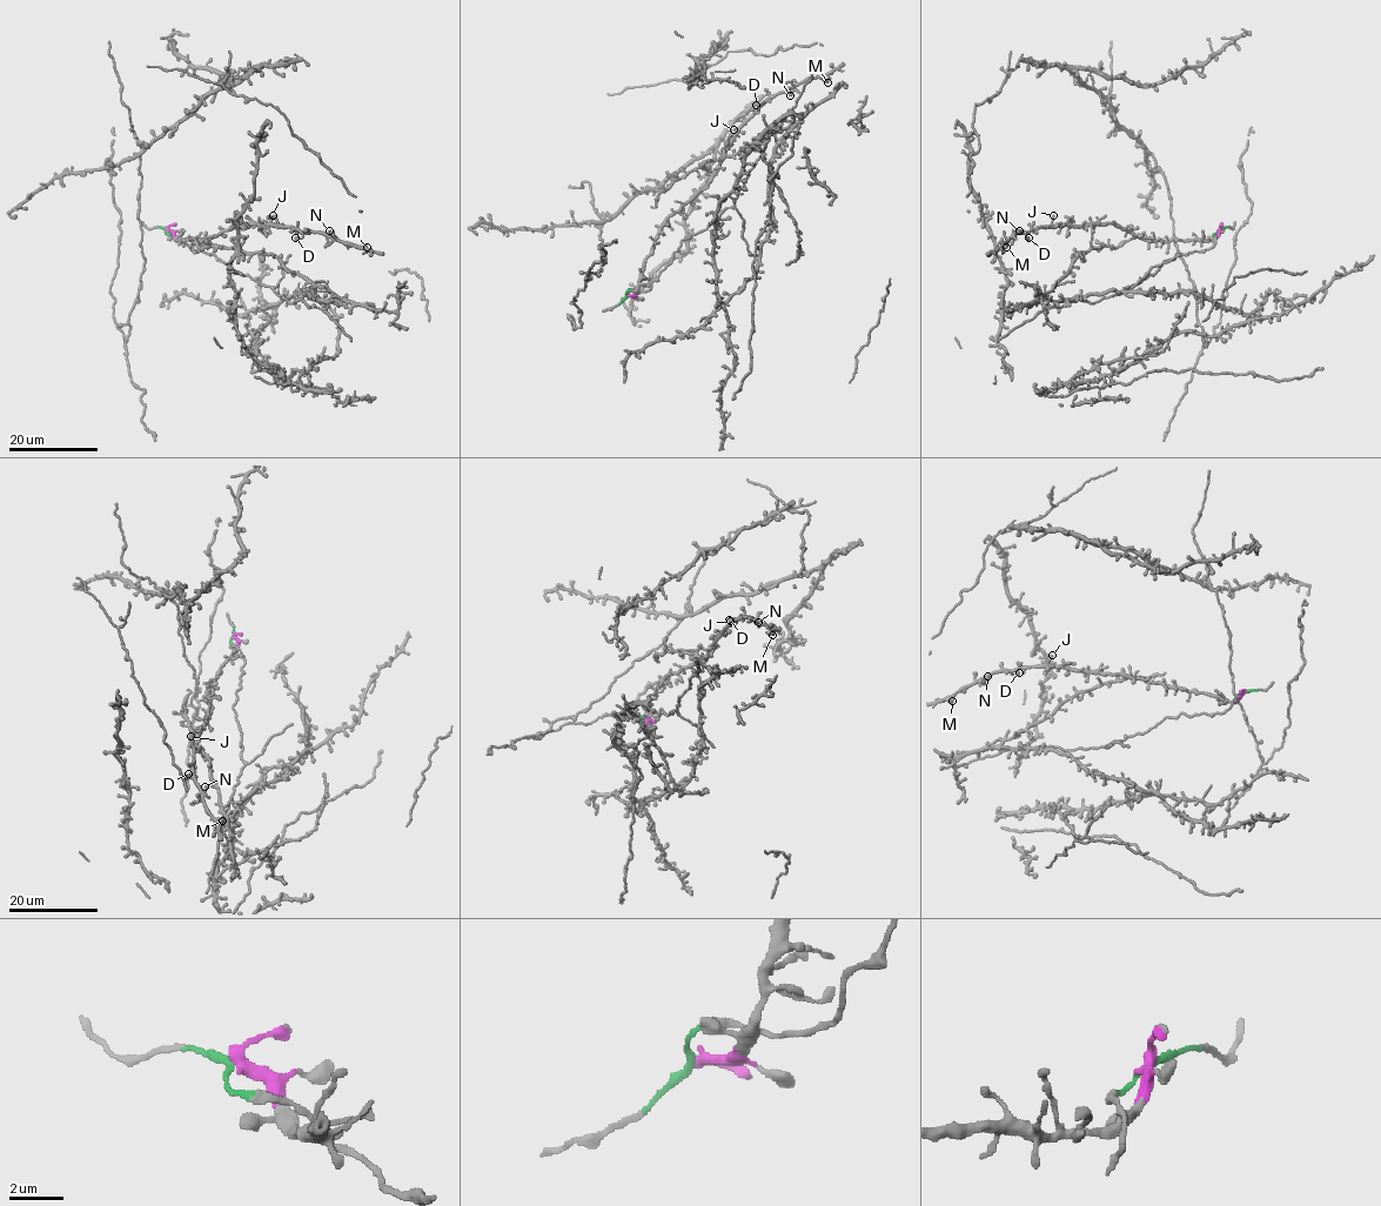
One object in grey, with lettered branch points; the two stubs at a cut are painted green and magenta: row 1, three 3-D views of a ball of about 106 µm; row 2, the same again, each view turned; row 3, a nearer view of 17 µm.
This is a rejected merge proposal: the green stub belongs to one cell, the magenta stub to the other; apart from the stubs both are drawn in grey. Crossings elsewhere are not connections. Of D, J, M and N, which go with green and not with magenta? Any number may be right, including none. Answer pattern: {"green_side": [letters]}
{"green_side": []}

